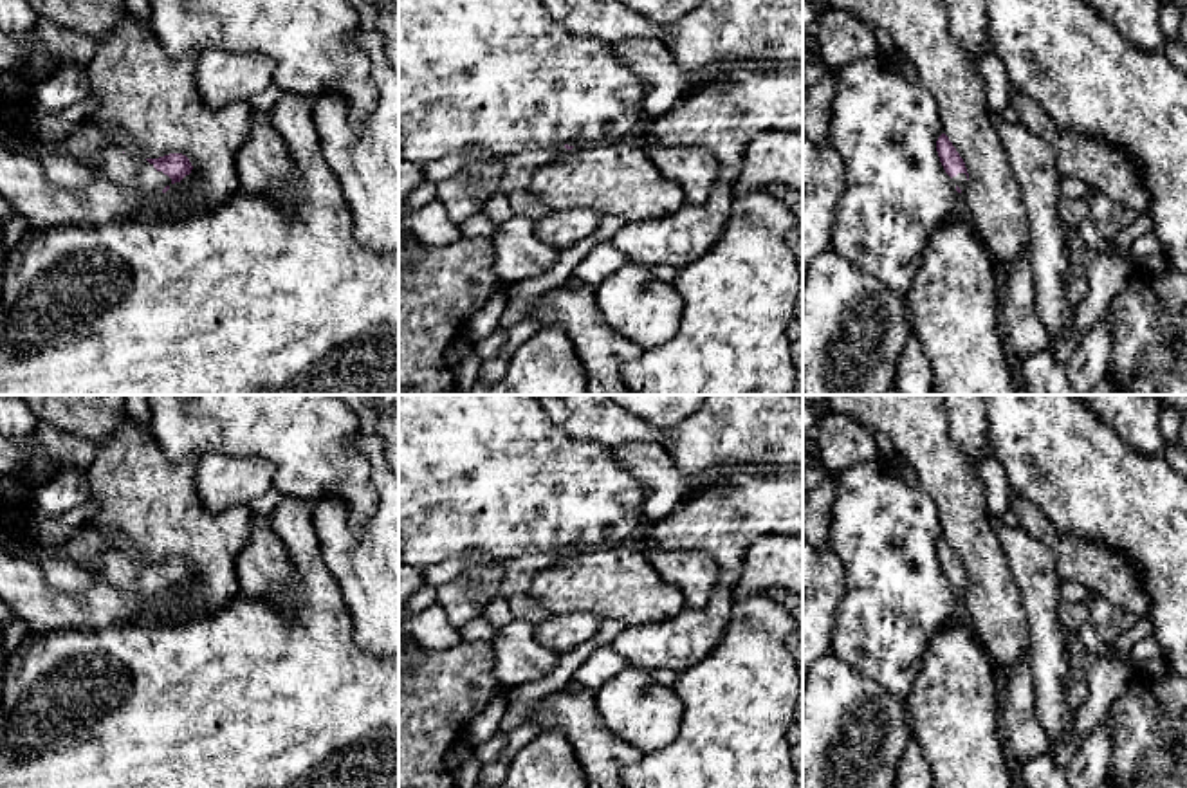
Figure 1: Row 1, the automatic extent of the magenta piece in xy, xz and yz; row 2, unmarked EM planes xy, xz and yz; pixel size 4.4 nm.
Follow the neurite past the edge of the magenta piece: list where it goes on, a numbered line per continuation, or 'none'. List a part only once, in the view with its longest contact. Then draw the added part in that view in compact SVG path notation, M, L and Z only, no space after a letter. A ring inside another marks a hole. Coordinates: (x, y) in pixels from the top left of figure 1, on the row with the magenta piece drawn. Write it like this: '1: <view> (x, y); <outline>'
1: xy (130, 172); M110 148L97 157L103 171L119 186L144 193L162 193L171 186L171 179L157 171L144 157L132 157L119 148Z

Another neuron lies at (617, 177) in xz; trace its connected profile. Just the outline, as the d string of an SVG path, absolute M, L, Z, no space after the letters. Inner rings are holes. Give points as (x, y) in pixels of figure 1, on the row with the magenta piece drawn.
M635 133L604 144L574 146L559 159L538 168L530 177L529 191L550 211L590 207L603 216L622 216L628 224L673 215L686 202L684 189L658 171Z

